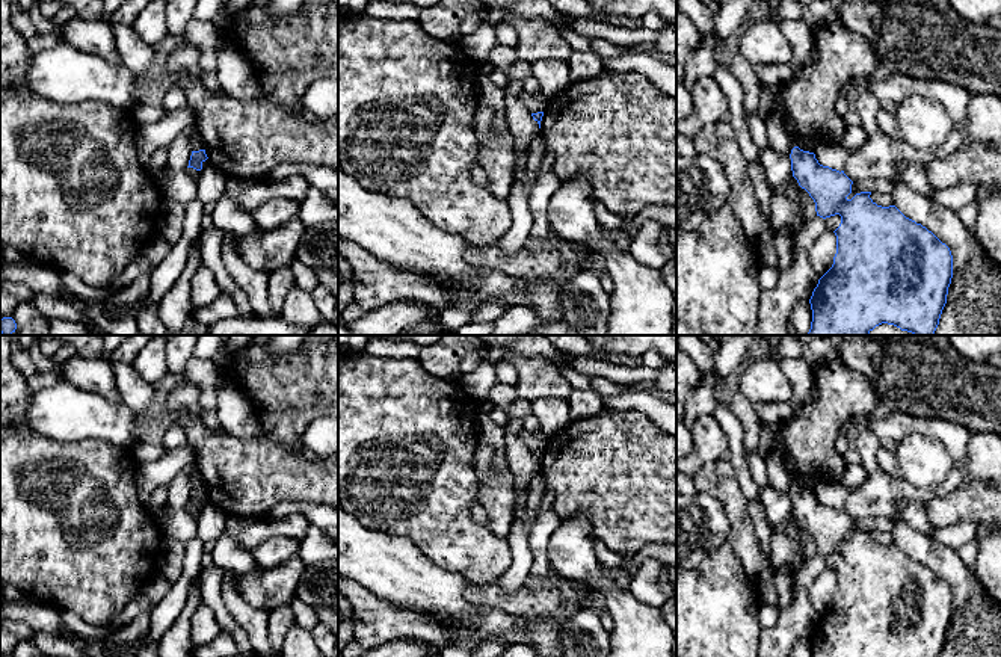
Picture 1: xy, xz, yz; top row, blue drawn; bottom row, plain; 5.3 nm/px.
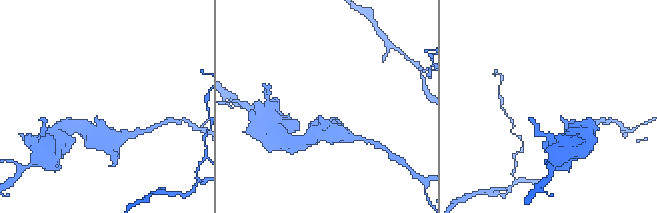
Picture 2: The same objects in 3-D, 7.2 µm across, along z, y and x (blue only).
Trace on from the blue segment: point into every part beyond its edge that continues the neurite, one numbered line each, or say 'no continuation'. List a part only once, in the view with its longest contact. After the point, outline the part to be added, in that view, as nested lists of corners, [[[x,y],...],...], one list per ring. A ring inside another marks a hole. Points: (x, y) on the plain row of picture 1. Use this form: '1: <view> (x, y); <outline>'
no continuation

